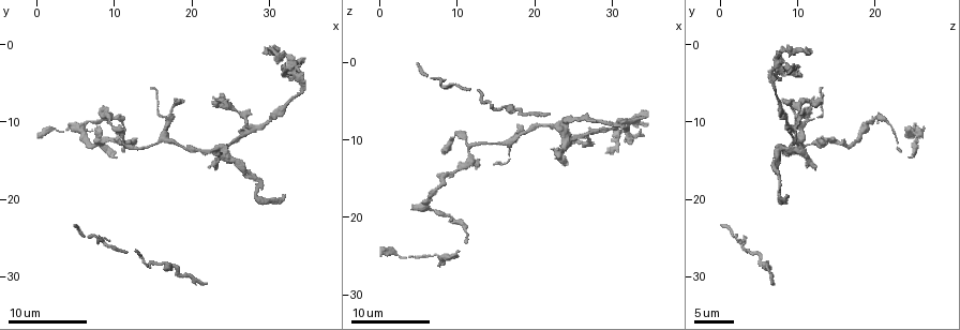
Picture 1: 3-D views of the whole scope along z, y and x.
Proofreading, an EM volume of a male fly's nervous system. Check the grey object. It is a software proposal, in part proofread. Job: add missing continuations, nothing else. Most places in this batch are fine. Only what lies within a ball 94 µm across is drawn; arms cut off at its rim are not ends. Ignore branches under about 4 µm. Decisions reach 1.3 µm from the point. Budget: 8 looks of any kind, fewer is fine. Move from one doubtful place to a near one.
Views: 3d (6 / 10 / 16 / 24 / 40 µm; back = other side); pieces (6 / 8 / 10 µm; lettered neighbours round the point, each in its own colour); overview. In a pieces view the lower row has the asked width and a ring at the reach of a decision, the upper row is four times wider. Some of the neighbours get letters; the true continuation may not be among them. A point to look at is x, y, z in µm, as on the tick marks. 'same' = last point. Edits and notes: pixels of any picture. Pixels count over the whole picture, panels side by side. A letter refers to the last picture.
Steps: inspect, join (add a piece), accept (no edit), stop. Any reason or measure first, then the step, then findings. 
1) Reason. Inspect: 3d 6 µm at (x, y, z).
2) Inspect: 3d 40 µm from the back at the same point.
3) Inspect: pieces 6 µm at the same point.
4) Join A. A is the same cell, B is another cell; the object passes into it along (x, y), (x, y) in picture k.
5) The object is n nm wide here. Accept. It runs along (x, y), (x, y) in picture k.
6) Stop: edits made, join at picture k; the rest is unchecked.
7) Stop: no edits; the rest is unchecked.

Free end. Inspect: pieces 8 µm at (24.0, 6.5, 13.5).

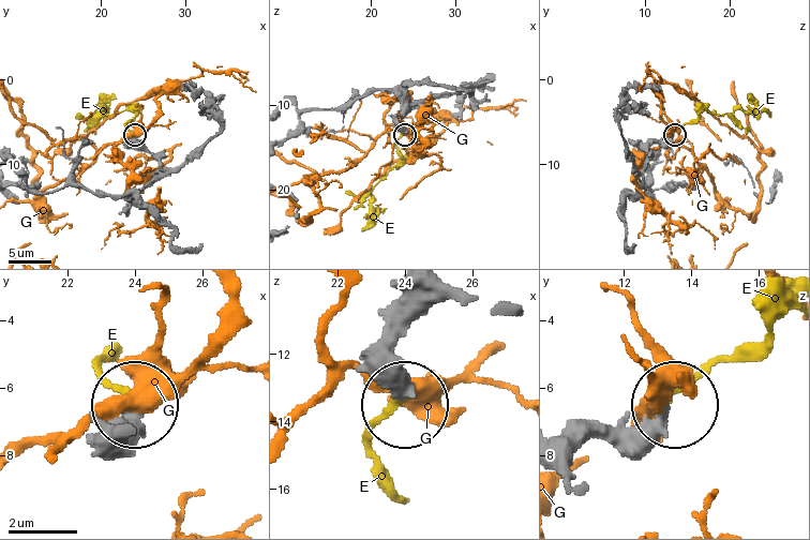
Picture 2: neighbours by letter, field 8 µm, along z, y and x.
Join E. E is the same cell, G is another cell; the object passes into it along (421, 315), (372, 441), (389, 484) in picture 2; the neuron continues.

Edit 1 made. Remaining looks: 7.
Inspect: overview.

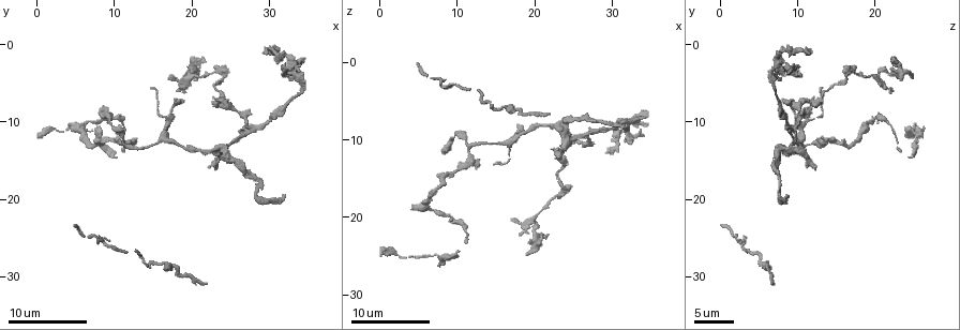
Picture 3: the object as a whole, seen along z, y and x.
An open end. Inspect: pieces 6 µm at (23.5, 16.0, 12.0).

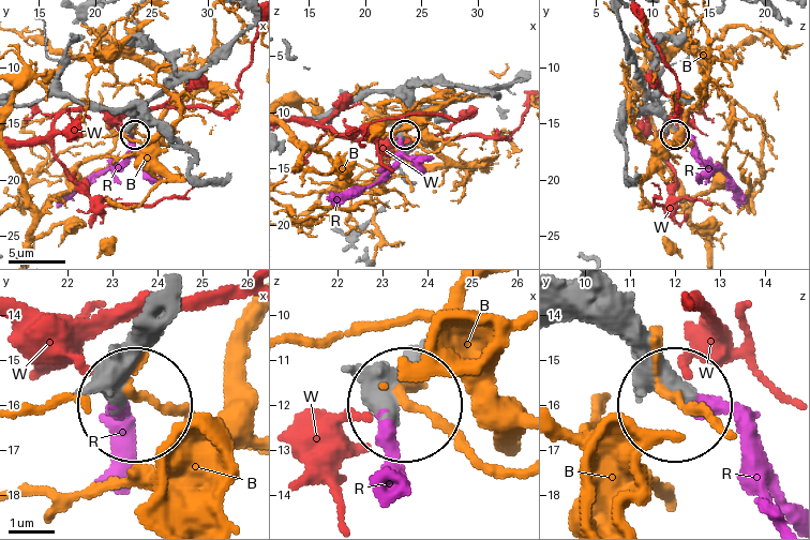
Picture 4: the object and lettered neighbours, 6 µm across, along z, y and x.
Join R. R is the same cell, B and W are other cells; it goes on there.

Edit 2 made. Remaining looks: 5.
Inspect: overview.

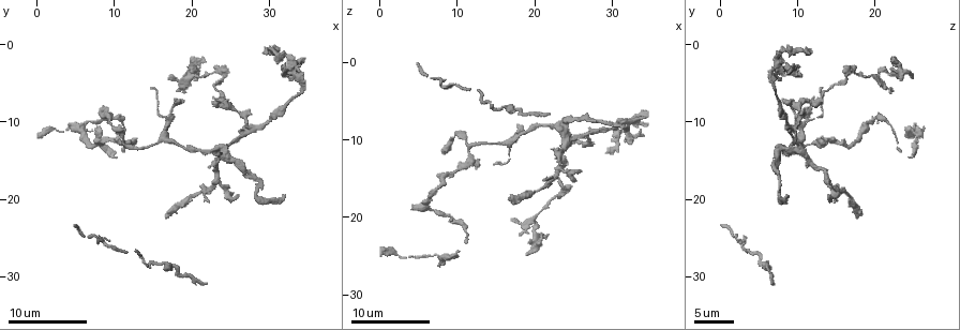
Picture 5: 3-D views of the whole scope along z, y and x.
Branch stops here. Inspect: 3d 6 µm at (18.0, 7.0, 8.0).

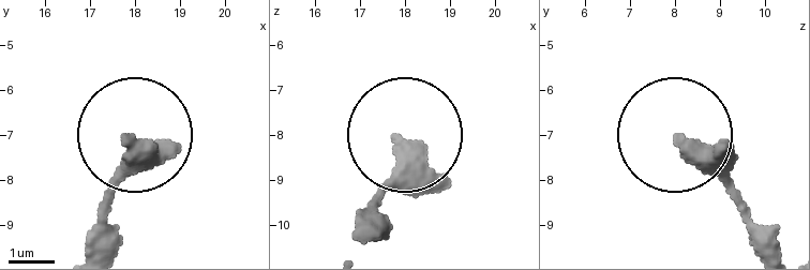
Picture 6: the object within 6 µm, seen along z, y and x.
Inspect: pieces 8 µm at (17.90, 7.15, 8.15).

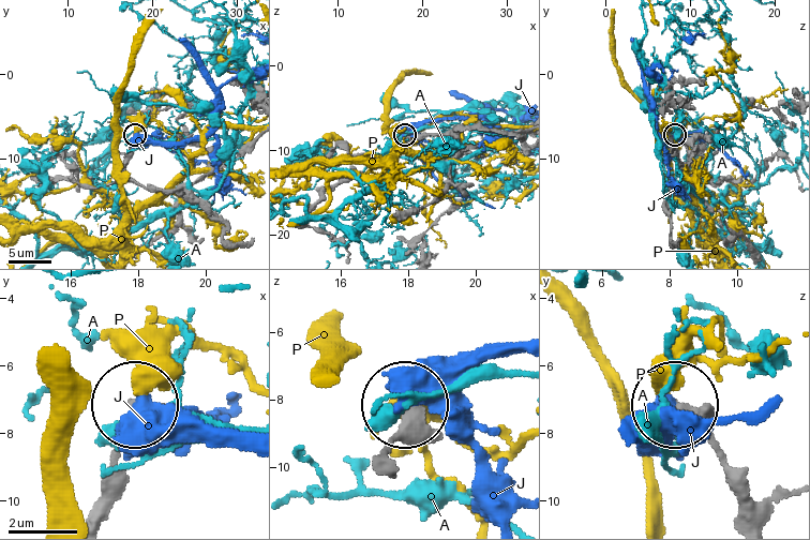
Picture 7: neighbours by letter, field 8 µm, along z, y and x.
The object is 360 nm wide here. Accept. A, J and P are other cells; it runs along (98, 496), (135, 404) in picture 7; none of them fits.

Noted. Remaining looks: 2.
Thick end. Inspect: pieces 6 µm at (17.5, 4.5, 20.5).

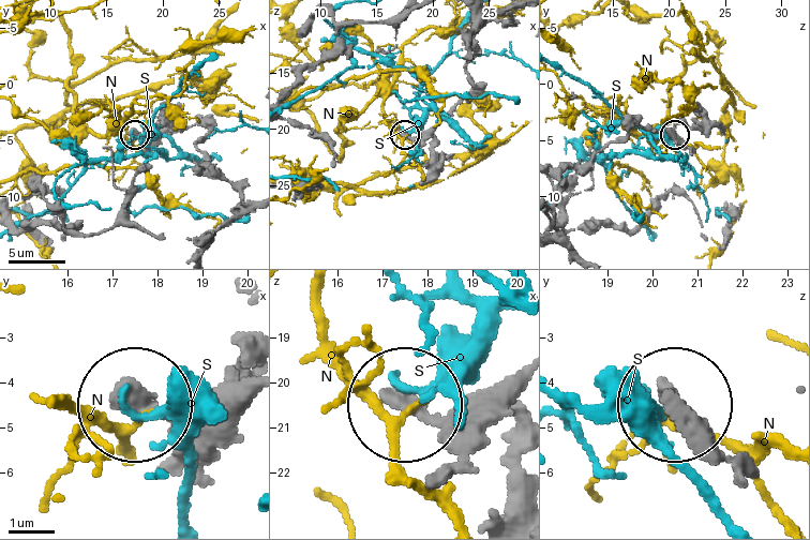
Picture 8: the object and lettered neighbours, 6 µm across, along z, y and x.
Accept. N and S are other cells; it runs along (515, 373), (435, 415), (404, 407) in picture 8; no lettered piece goes on from it.

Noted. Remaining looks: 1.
Stop: edits made, join at picture 2, join at picture 4; the rest is unchecked.

